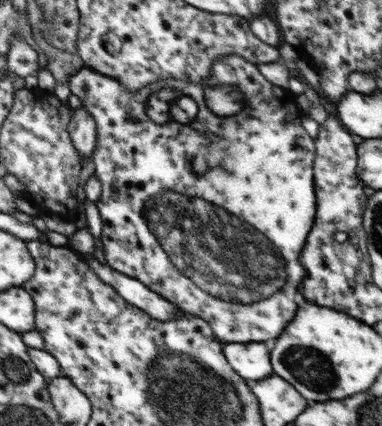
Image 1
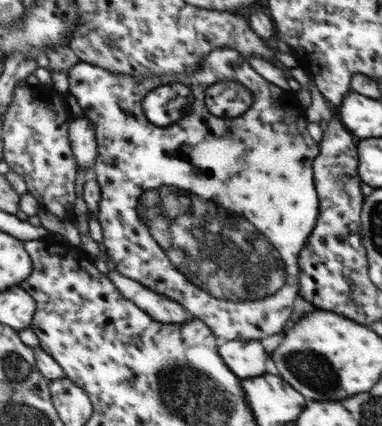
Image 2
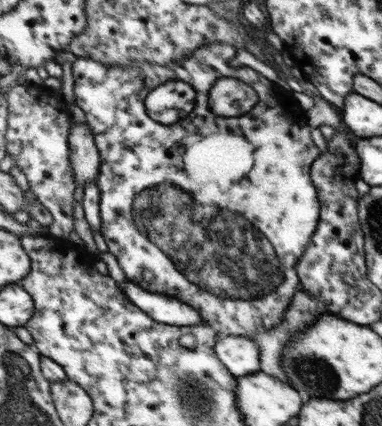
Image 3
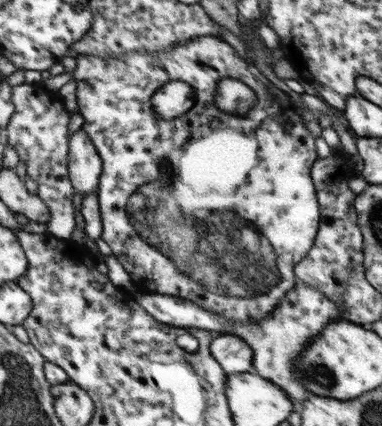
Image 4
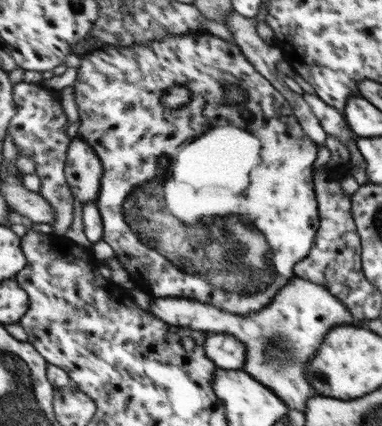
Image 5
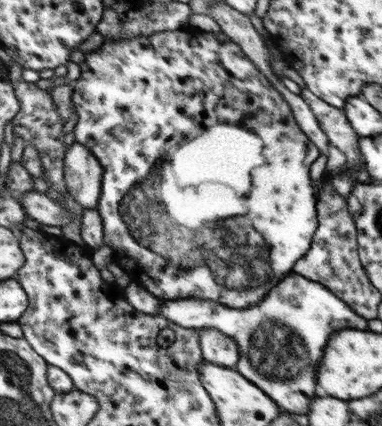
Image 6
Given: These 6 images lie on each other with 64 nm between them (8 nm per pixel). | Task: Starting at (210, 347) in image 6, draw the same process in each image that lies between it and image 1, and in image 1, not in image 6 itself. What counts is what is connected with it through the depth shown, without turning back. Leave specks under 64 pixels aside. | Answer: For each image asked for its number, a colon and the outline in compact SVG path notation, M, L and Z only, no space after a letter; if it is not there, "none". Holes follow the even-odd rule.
1: M229 342L229 344L223 344L223 354L229 366L233 366L233 370L241 378L245 378L245 382L273 376L271 354L261 342L249 342L249 344Z
2: M221 340L217 352L239 380L267 372L267 352L259 340Z
3: M219 336L213 350L235 378L259 372L259 346L249 338Z
4: M215 334L209 346L211 356L221 364L225 374L229 372L249 372L253 366L253 350L249 344L241 342L237 336Z
5: M205 332L205 356L215 362L221 370L241 370L245 362L243 344L239 344L233 336L225 334L207 334Z

